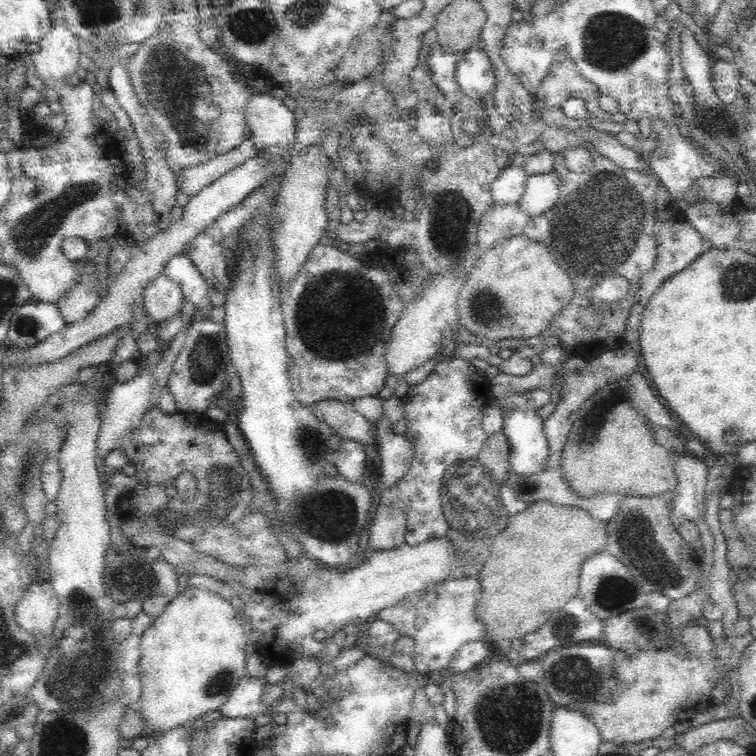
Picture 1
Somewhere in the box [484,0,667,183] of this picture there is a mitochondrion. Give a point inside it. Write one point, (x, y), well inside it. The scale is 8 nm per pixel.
(611, 41)

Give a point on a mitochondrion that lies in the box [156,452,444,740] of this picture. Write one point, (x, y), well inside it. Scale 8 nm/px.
(226, 480)

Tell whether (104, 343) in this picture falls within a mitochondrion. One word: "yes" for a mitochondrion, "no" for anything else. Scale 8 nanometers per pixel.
no

